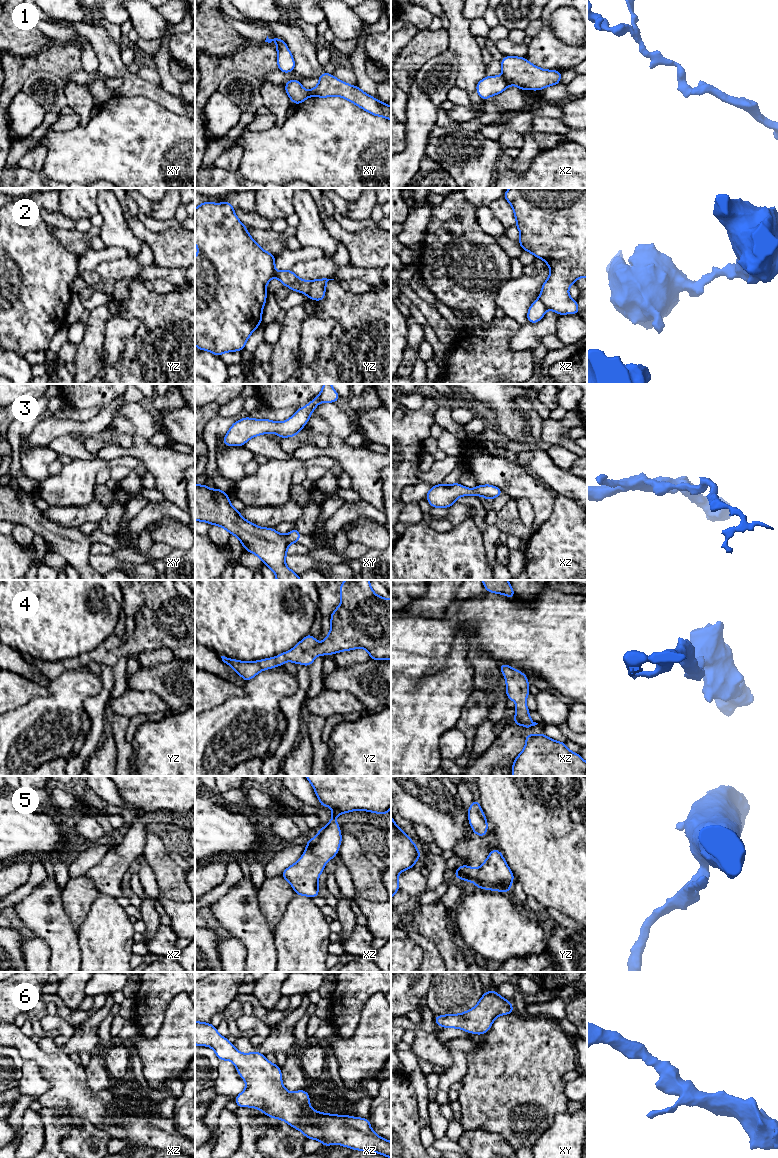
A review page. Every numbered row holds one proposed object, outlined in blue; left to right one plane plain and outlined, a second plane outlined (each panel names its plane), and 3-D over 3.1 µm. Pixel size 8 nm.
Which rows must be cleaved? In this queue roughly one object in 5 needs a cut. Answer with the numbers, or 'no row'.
1, 2

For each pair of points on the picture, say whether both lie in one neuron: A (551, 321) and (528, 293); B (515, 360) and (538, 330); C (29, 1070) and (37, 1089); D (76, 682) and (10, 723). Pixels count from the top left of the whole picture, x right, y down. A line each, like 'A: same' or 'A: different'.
A: different
B: different
C: same
D: same

